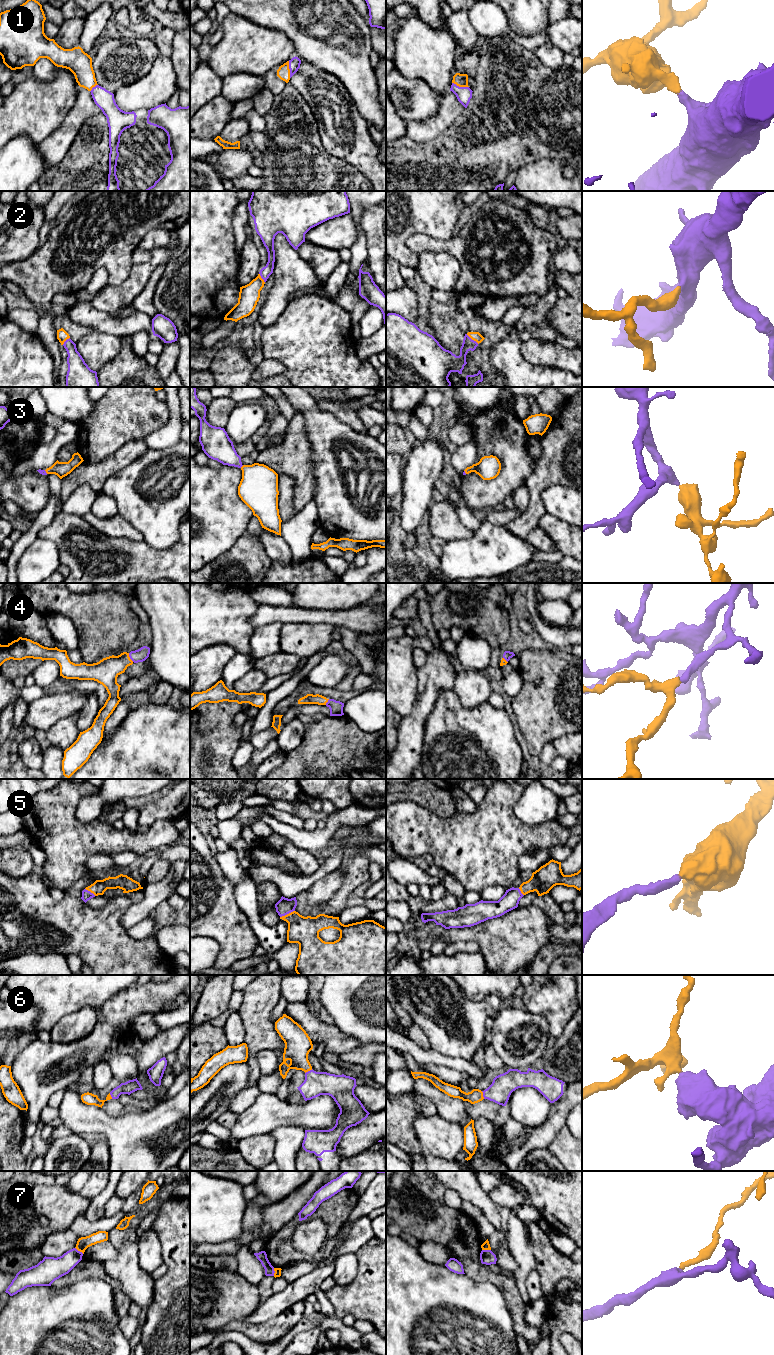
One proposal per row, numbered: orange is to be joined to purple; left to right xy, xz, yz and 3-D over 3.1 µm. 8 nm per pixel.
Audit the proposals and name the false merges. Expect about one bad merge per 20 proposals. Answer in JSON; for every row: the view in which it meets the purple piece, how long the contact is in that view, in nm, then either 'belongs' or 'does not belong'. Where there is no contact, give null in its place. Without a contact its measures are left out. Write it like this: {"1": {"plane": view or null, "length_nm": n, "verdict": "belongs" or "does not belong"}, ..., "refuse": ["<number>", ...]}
{"1": {"plane": "xz", "length_nm": 140, "verdict": "belongs"}, "2": {"plane": "yz", "length_nm": 130, "verdict": "belongs"}, "3": {"plane": "xz", "length_nm": 40, "verdict": "belongs"}, "4": {"plane": "xy", "length_nm": 80, "verdict": "belongs"}, "5": {"plane": "xz", "length_nm": 130, "verdict": "belongs"}, "6": {"plane": "yz", "length_nm": 70, "verdict": "belongs"}, "7": {"plane": "yz", "length_nm": 70, "verdict": "does not belong"}, "refuse": ["7"]}

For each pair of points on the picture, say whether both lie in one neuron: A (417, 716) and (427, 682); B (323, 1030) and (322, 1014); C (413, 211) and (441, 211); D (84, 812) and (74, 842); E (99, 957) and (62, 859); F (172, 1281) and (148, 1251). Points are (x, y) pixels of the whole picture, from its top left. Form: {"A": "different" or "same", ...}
{"A": "same", "B": "different", "C": "same", "D": "different", "E": "different", "F": "different"}

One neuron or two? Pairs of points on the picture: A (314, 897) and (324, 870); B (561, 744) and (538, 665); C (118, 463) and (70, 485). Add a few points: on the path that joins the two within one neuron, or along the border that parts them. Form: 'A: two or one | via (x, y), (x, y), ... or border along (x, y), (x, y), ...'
A: two | border along (339, 866), (316, 880), (306, 890)
B: two | border along (571, 732), (564, 733), (552, 741)
C: one | via (106, 468), (96, 474), (82, 474)

